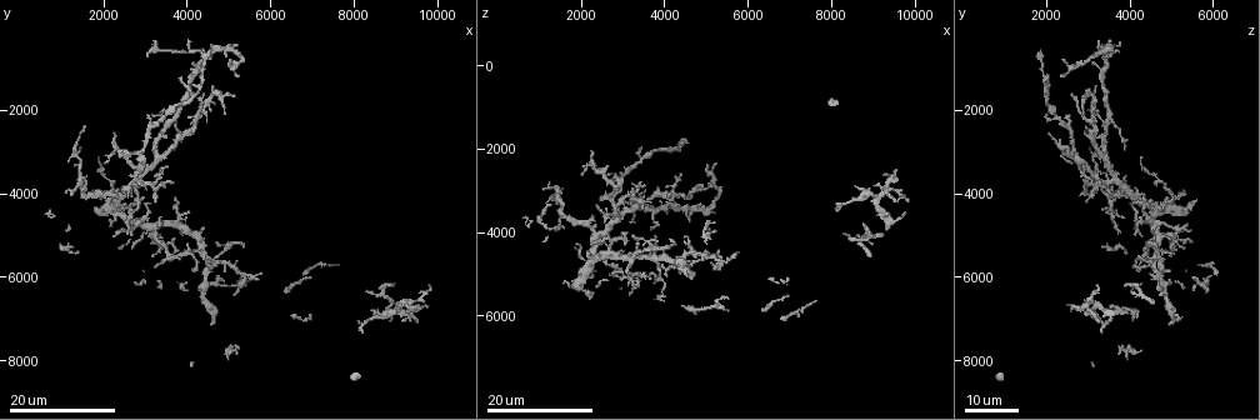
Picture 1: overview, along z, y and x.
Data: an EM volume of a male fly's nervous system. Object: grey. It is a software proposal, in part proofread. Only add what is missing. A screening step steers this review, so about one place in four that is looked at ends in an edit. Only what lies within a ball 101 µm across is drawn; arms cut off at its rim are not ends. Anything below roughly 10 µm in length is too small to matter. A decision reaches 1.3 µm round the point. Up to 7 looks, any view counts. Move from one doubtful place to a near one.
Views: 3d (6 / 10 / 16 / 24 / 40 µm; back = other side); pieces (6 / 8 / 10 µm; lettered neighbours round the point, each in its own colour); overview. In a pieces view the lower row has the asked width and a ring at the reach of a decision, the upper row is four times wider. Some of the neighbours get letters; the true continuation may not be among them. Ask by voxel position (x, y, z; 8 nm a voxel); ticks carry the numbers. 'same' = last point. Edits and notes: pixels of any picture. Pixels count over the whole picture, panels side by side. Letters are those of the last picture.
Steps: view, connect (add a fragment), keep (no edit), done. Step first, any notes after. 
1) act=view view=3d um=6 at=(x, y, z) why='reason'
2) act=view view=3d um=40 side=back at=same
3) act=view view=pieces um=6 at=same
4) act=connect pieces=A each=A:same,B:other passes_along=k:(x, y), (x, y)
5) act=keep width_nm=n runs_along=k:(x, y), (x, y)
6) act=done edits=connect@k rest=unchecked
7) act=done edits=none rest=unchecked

act=view view=3d um=24 at=(4900, 700, 3350) why='an open end'

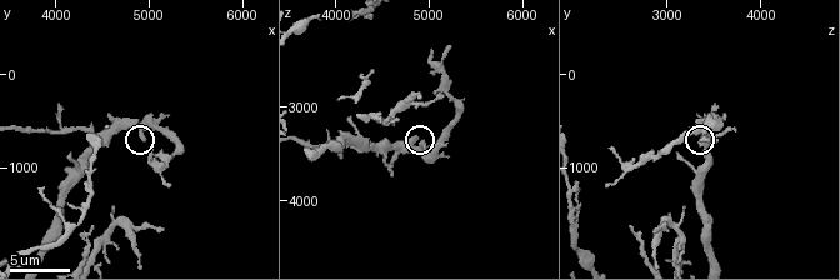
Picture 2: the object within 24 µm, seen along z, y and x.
act=view view=pieces um=10 at=(4900, 650, 3350) why='what lies round it'

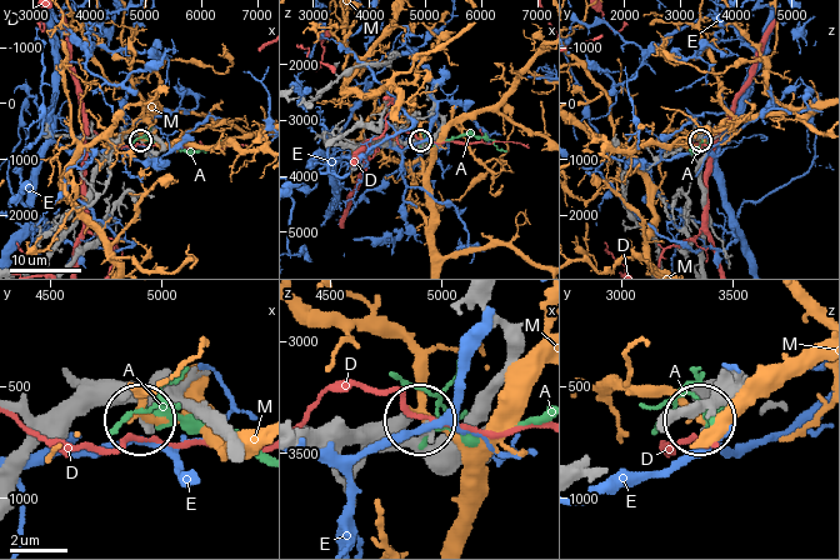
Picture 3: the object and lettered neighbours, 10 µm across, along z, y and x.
act=keep each=A:other,D:other,E:other,M:other runs_along=3:(23, 463), (86, 410), (130, 403), (141, 418) found='none of them fits'

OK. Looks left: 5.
act=view view=3d um=24 at=(3650, 3750, 3200) why='an open end'

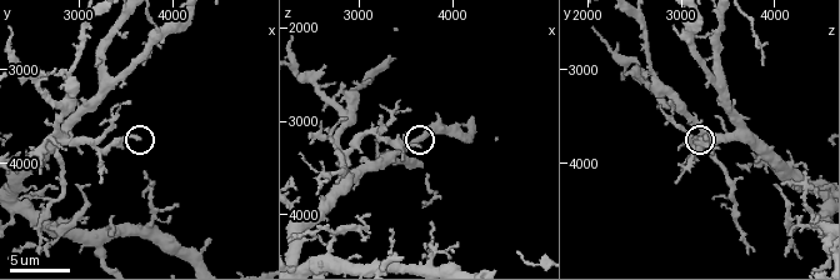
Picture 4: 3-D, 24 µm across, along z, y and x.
act=view view=pieces um=8 at=(3650, 3700, 3250)

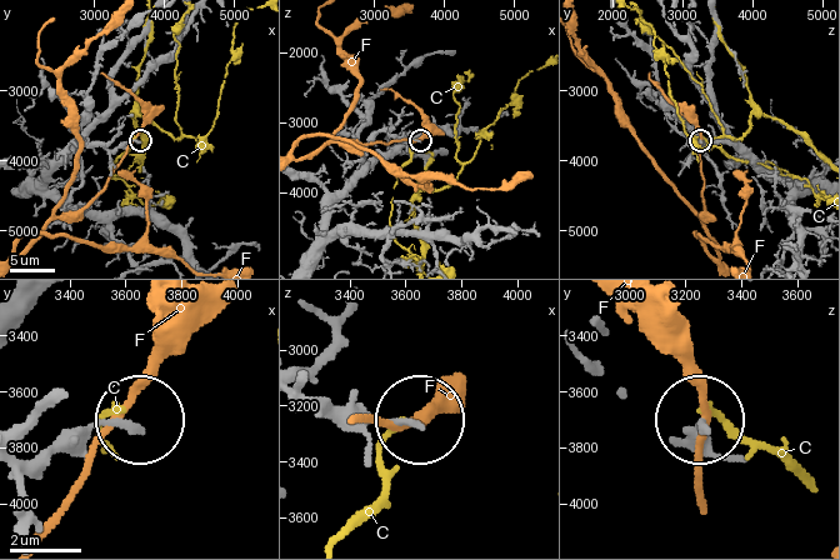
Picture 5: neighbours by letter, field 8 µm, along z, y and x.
act=keep width_nm=180 each=C:other,F:other runs_along=5:(20, 459), (38, 463), (101, 429), (134, 426) found='none of them fits'

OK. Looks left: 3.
act=view view=pieces um=8 at=(2550, 4100, 3000)

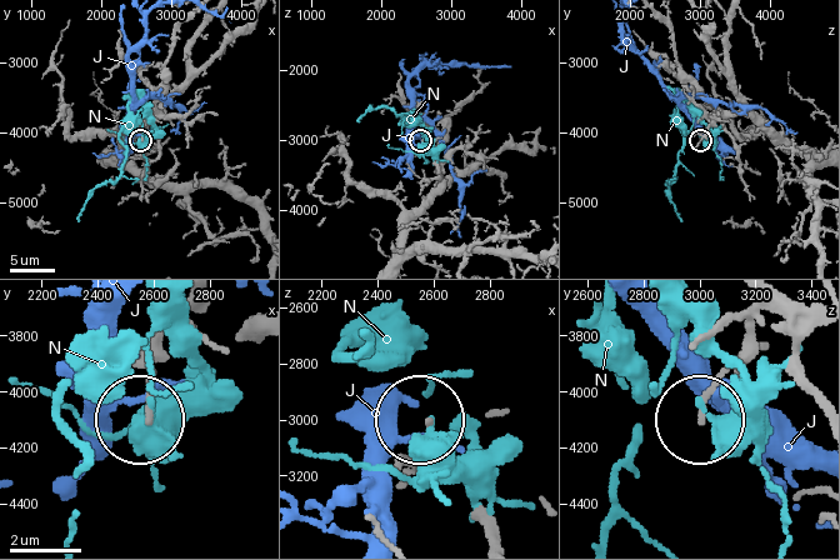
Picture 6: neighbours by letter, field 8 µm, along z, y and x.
act=keep width_nm=150 each=J:other,N:other runs_along=6:(791, 314), (755, 333), (701, 419) found='no lettered fragment goes on from it'

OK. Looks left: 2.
act=done edits=none rest=unchecked

